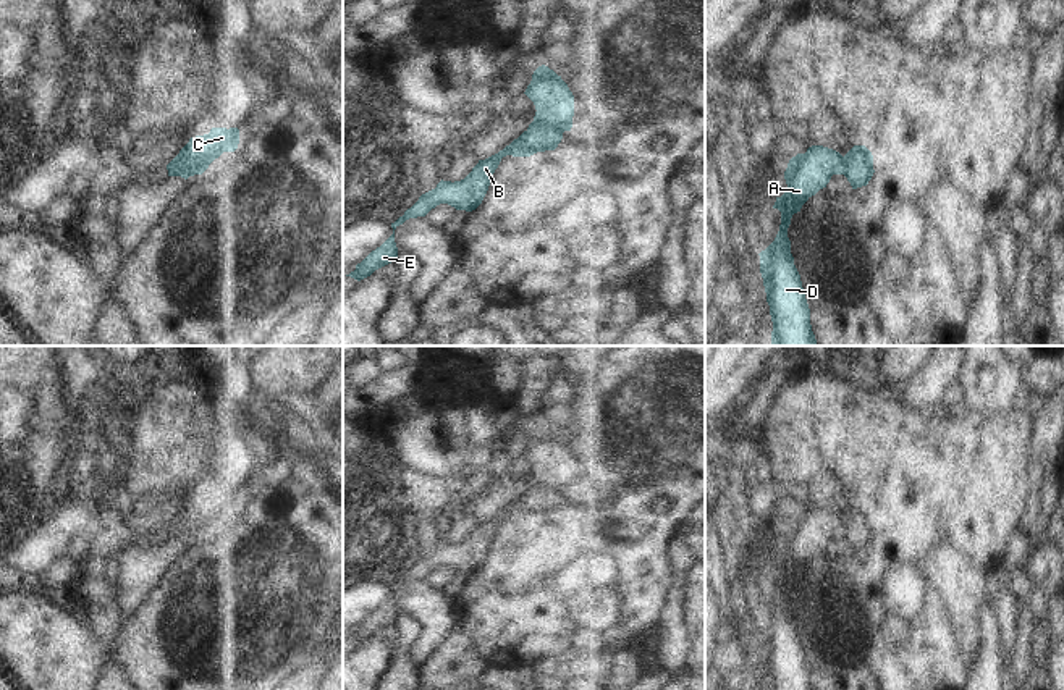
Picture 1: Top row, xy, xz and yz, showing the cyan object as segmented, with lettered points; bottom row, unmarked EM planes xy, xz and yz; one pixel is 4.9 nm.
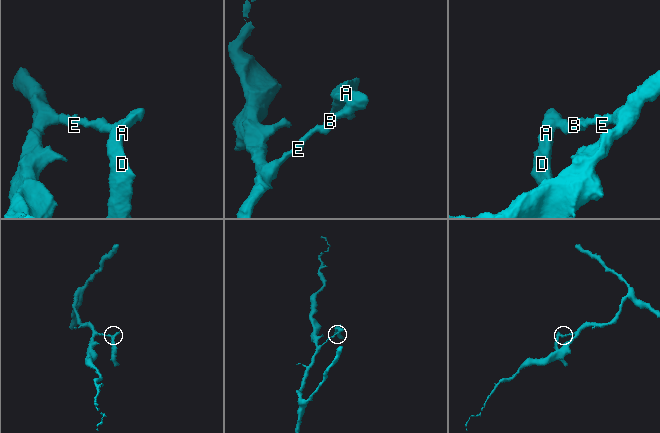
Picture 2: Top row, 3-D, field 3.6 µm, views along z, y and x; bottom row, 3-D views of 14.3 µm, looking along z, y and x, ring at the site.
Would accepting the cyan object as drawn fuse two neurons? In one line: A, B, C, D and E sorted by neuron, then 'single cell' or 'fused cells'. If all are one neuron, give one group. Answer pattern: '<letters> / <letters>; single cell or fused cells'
A C D / B E; fused cells

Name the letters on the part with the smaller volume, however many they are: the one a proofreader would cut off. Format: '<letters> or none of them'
A, C, D

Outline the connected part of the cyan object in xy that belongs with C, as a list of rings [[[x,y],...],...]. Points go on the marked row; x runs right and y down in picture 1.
[[[212,128],[209,134],[191,137],[179,150],[178,171],[188,178],[202,175],[223,152],[234,152],[238,144],[238,128]]]

